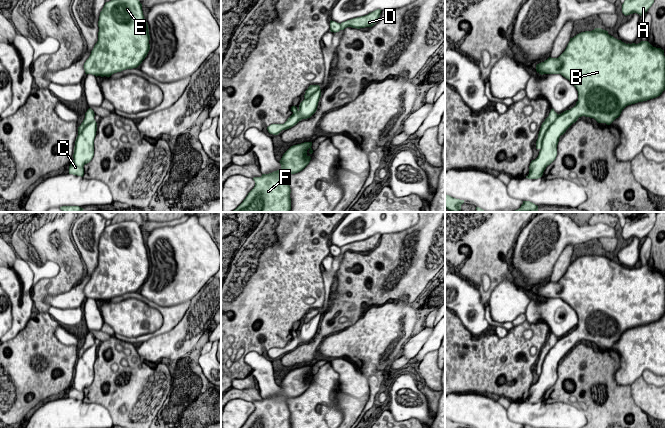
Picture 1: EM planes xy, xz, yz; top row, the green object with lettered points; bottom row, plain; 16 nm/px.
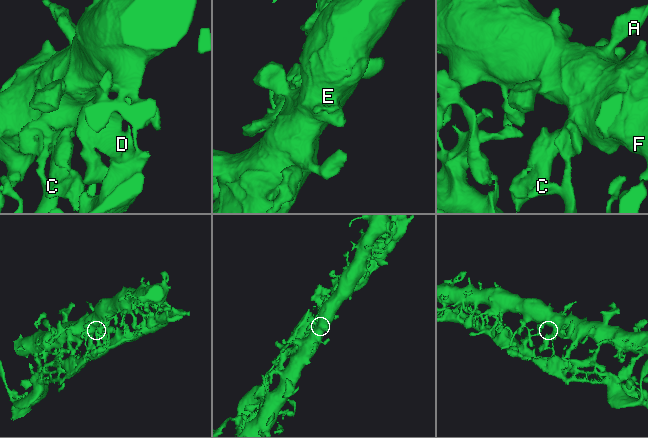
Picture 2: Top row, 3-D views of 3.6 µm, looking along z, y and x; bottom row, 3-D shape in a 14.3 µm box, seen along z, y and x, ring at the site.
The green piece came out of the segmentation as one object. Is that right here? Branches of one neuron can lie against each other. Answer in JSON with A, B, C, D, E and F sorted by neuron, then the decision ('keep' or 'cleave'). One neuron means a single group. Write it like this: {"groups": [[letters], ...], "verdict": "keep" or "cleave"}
{"groups": [["A", "B", "E", "F"], ["C", "D"]], "verdict": "cleave"}

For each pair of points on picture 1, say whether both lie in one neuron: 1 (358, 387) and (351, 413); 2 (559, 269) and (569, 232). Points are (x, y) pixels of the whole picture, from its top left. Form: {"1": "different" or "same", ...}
{"1": "same", "2": "different"}

